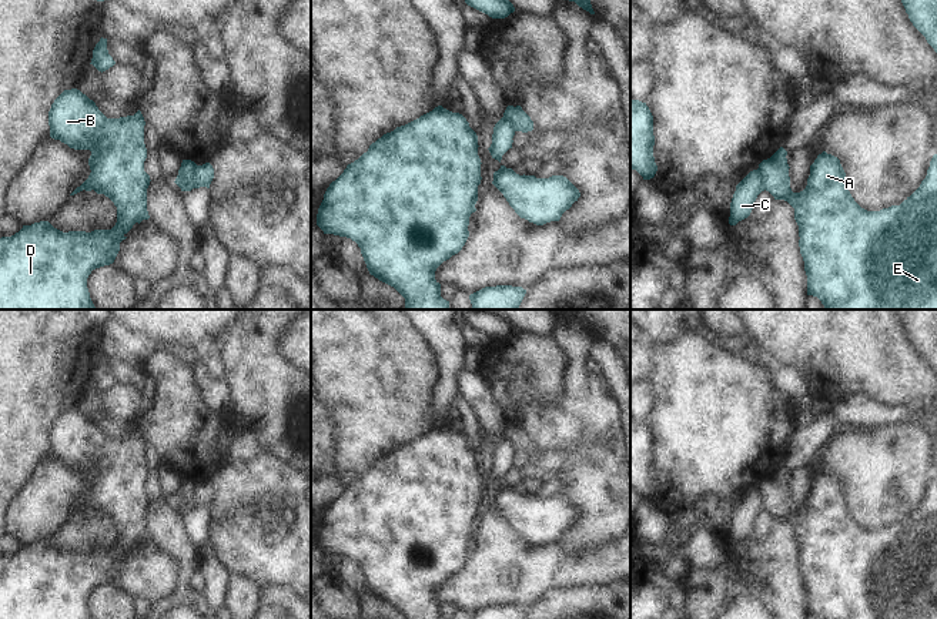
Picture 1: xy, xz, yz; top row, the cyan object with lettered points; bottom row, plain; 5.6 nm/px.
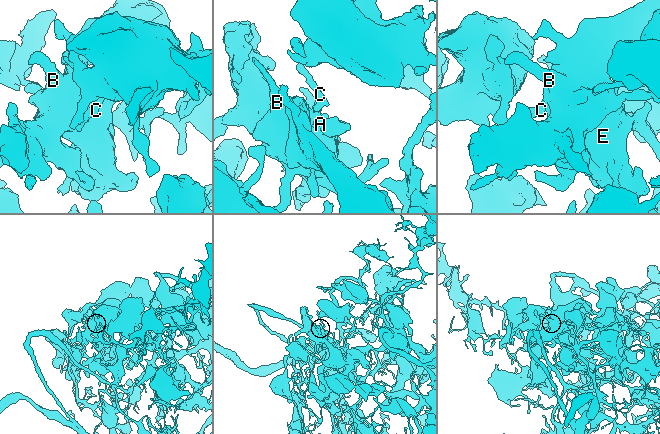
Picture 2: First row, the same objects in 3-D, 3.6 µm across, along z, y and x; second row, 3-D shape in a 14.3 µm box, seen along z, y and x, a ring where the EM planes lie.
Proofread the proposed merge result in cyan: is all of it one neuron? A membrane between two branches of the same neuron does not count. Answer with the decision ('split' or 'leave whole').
split

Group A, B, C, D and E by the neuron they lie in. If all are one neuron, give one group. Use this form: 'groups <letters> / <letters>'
groups A B D E / C

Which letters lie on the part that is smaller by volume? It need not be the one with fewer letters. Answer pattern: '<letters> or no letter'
C

